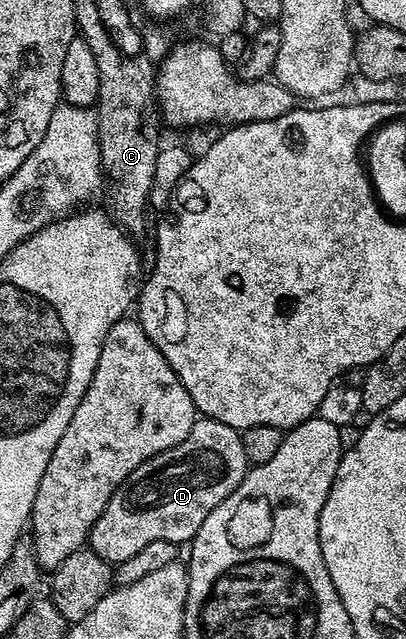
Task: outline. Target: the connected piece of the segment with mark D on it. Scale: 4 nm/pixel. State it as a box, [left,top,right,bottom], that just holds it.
[87,419,249,565]

